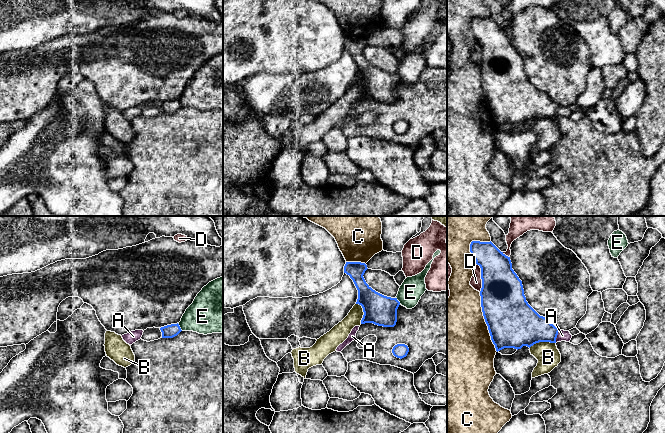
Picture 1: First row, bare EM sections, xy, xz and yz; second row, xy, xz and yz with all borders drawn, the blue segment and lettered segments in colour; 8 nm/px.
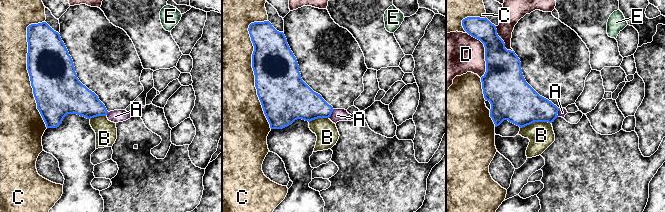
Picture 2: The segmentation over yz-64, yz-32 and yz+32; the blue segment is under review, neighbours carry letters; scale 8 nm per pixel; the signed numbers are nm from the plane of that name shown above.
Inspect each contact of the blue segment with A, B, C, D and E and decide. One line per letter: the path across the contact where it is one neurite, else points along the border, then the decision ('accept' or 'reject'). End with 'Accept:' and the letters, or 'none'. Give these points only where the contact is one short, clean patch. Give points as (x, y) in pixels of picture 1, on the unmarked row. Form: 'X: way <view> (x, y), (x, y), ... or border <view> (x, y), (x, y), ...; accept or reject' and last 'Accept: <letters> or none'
A: reject
B: reject
C: reject
D: reject
E: reject
Accept: none

